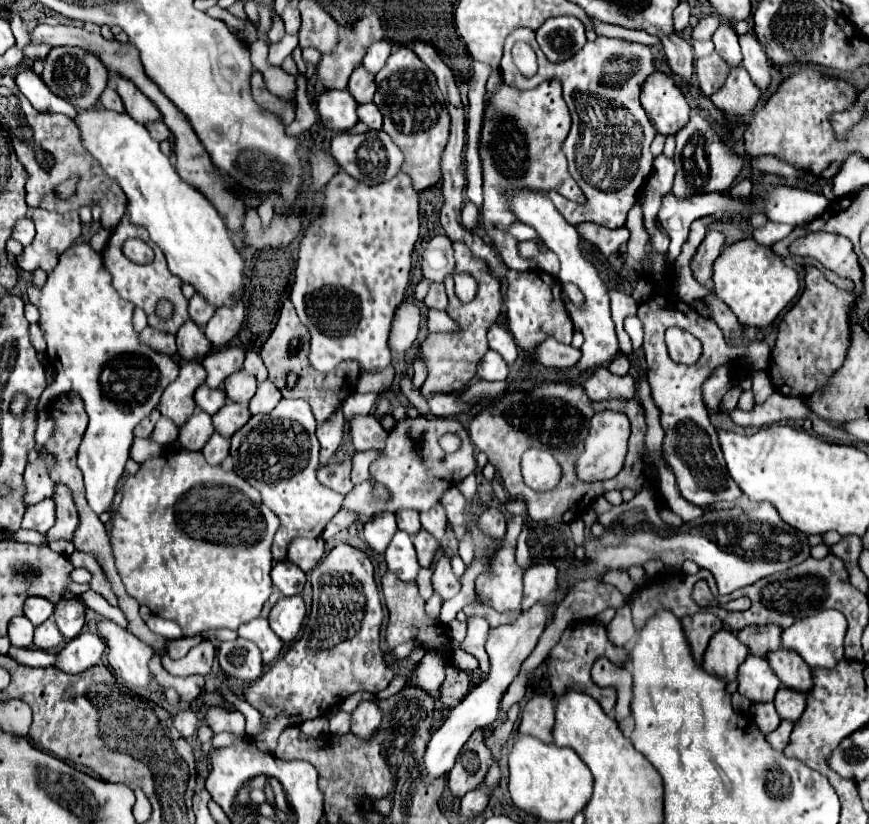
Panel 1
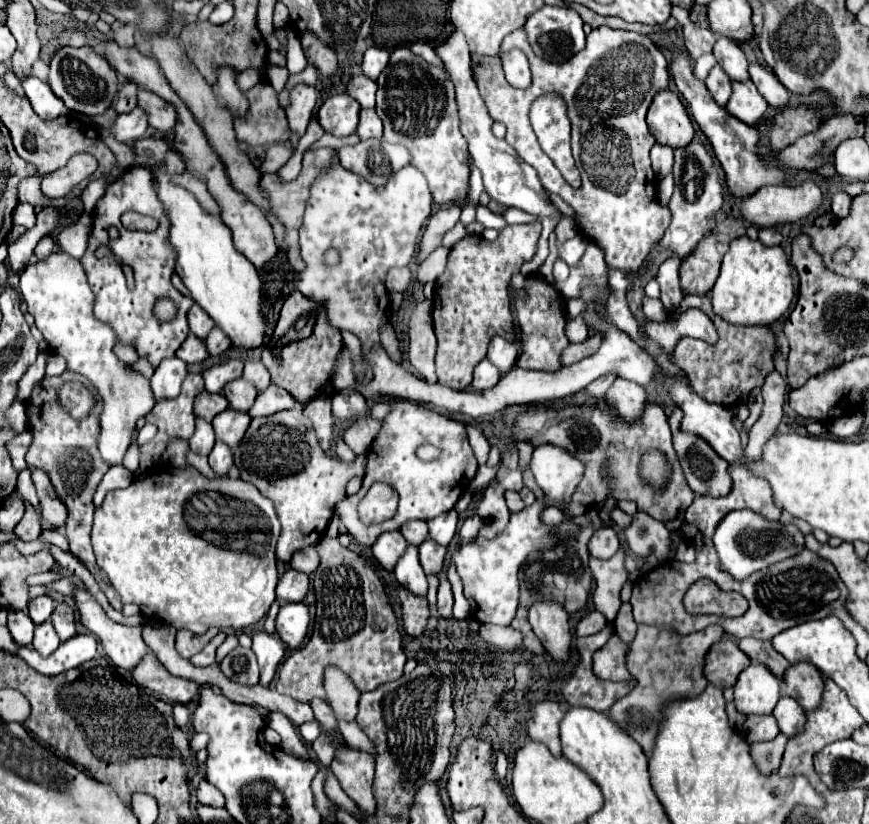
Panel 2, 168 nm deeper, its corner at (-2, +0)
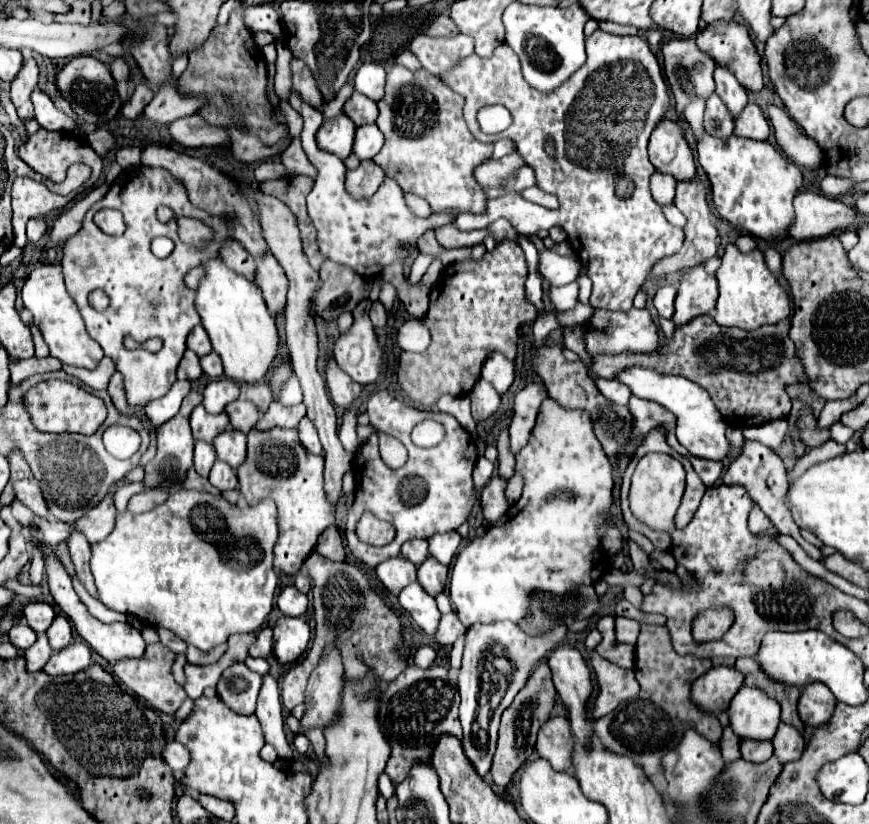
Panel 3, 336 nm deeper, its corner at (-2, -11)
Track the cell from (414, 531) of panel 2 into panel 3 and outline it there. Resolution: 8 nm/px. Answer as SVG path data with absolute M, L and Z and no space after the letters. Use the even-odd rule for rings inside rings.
M408 540L404 546L402 546L402 556L406 560L410 560L412 564L420 566L422 560L428 558L428 542L426 540Z

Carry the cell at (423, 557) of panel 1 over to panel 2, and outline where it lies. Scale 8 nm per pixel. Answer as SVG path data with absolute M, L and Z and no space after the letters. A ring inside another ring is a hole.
M426 539L420 547L420 563L422 563L422 569L426 575L438 575L442 571L442 565L444 565L444 557L446 557L446 547L438 545L436 541L432 539Z

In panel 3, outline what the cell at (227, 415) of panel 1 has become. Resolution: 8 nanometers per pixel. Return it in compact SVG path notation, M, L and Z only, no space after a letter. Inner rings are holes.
M228 428L214 440L214 448L218 460L230 464L232 468L238 468L246 458L246 434Z

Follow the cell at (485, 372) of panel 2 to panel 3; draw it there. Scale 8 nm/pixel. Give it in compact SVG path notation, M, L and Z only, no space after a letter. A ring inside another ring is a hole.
M482 378L474 384L474 388L470 392L470 400L472 400L472 418L476 422L490 418L500 406L498 392L494 392L492 384L486 384L486 380L482 380Z

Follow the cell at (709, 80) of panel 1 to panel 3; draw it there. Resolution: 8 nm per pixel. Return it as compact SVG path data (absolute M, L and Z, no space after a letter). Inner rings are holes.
M716 94L710 96L710 100L706 102L704 126L710 136L722 138L722 140L728 140L734 134L734 120L726 110L726 106L722 106L722 100Z

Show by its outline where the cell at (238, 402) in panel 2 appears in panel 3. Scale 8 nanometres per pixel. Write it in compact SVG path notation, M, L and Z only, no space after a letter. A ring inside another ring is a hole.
M238 398L238 400L230 402L226 406L226 414L230 418L232 428L238 432L244 432L244 434L248 434L258 422L258 408L246 398Z

